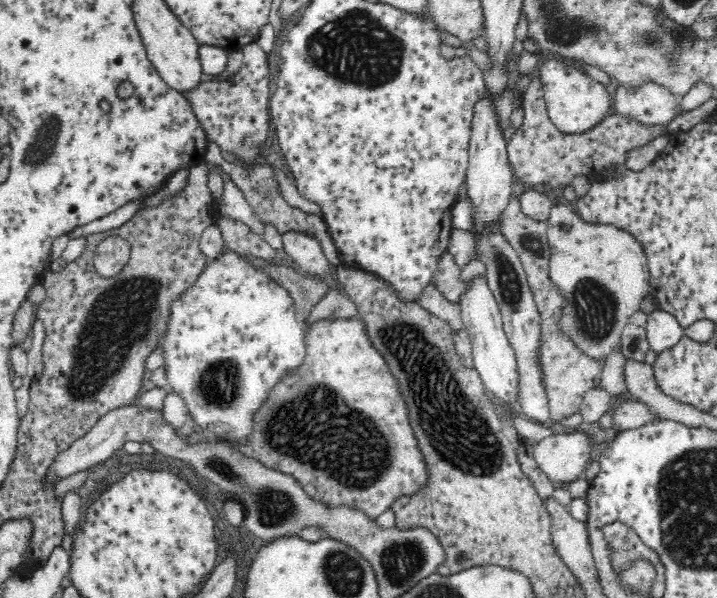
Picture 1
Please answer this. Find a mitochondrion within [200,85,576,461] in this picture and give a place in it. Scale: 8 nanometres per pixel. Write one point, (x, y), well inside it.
(509, 281)

